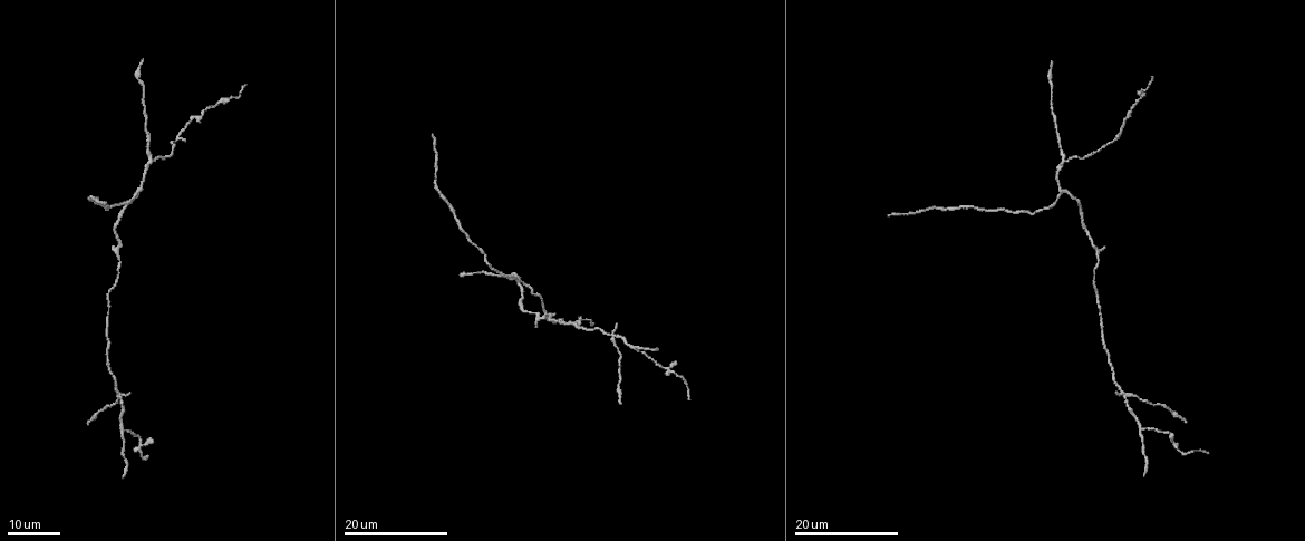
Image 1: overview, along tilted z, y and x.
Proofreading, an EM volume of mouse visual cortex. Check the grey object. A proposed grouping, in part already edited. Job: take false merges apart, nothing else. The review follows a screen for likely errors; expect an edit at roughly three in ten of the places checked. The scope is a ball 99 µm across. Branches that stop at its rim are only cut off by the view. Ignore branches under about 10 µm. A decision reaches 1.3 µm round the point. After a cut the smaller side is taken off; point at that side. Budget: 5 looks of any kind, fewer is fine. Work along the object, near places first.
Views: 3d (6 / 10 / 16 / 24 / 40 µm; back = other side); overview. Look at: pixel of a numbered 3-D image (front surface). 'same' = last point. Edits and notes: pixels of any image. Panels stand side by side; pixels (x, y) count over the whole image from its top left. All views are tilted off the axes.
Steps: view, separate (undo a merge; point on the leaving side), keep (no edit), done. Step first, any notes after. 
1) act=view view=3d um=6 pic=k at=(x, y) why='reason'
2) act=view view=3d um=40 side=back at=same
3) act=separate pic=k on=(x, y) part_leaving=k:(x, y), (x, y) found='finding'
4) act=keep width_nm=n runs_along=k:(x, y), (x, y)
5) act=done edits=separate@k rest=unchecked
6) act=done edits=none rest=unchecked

act=view view=3d um=16 pic=1 at=(1066, 160) why='a fork'

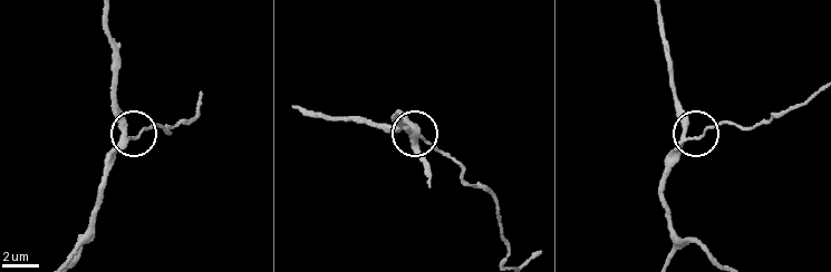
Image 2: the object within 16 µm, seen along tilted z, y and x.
act=view view=3d um=10 pic=2 at=(690, 138) why='closer look'

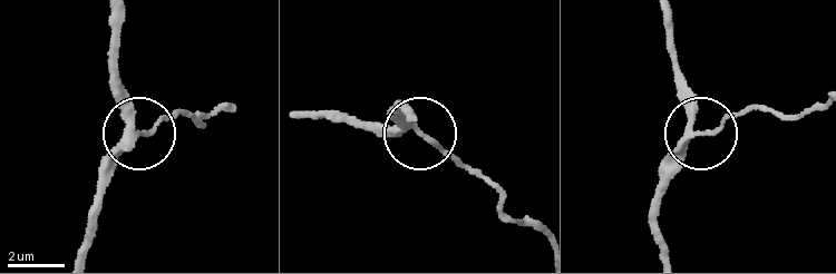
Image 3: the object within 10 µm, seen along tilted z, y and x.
act=separate pic=3 on=(145, 130) arms=3 part_leaving=3:(129, 148), (180, 116), (197, 123), (221, 113) found='two neurons meet here'

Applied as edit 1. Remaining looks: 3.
act=view view=3d um=24 pic=1 at=(535, 319) why='branch point'

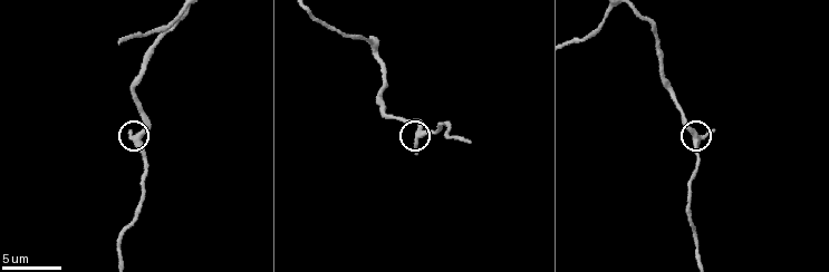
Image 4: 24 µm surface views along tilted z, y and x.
act=view view=3d um=10 pic=4 at=(696, 136)

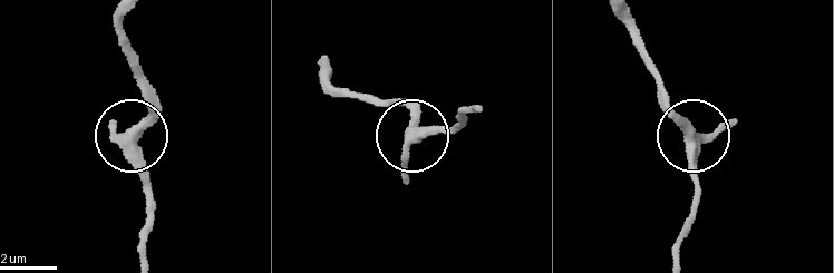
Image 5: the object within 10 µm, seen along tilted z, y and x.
act=keep runs_along=5:(694, 133), (670, 109), (663, 83) found='one neuron here'

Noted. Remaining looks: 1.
act=view view=3d um=16 pic=4 at=(372, 44) why='branch point'

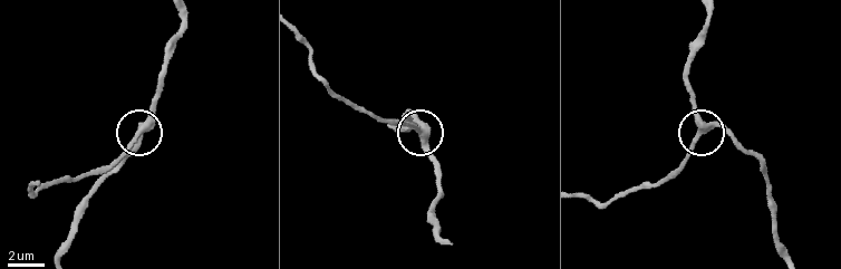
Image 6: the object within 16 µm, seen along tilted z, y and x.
act=keep arms=3 found='continuous, no second neuron'

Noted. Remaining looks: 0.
act=done edits=separate@3 rest=unchecked

